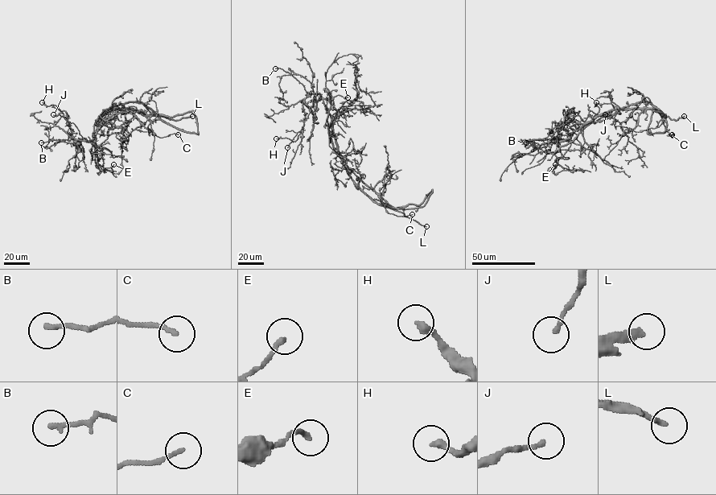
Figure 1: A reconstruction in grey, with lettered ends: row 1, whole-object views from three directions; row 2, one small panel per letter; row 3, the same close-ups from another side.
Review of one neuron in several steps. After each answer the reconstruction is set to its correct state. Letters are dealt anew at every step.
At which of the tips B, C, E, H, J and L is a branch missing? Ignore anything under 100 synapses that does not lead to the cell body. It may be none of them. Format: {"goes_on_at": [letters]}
{"goes_on_at": ["L"]}

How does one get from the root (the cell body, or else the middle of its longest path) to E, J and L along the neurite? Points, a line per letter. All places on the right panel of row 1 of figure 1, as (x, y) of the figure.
E: (602, 113), (555, 154), (557, 163), (563, 170), (555, 174), (553, 168), (555, 164)
J: (602, 113), (565, 140), (552, 141), (570, 135), (581, 128), (590, 110), (605, 114)
L: (602, 113), (619, 110), (639, 102), (649, 102), (671, 119), (684, 116)

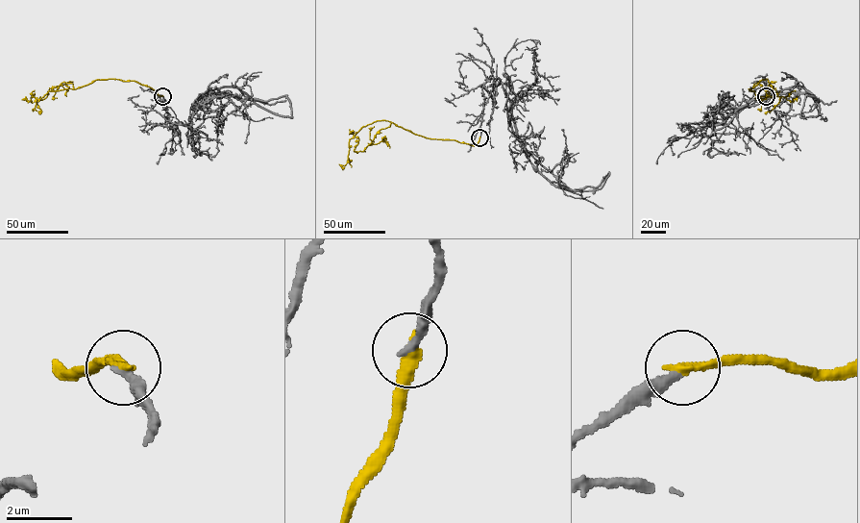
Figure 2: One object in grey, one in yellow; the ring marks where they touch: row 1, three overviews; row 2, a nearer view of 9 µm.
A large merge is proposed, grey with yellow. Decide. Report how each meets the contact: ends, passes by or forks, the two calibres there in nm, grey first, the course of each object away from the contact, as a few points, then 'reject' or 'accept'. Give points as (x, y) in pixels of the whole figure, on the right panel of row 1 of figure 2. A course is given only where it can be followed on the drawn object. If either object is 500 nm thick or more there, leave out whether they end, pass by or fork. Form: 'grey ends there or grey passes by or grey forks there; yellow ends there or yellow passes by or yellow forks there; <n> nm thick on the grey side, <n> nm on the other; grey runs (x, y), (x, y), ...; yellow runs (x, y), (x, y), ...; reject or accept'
grey ends there; yellow ends there; 280 nm thick on the grey side, 340 nm on the other; grey runs (766, 96), (707, 124), (721, 124), (765, 95), (808, 93), (814, 99), (810, 112), (778, 114), (757, 143); yellow runs (766, 96), (774, 94), (767, 79), (749, 88), (761, 99), (782, 96), (792, 101), (798, 96); reject

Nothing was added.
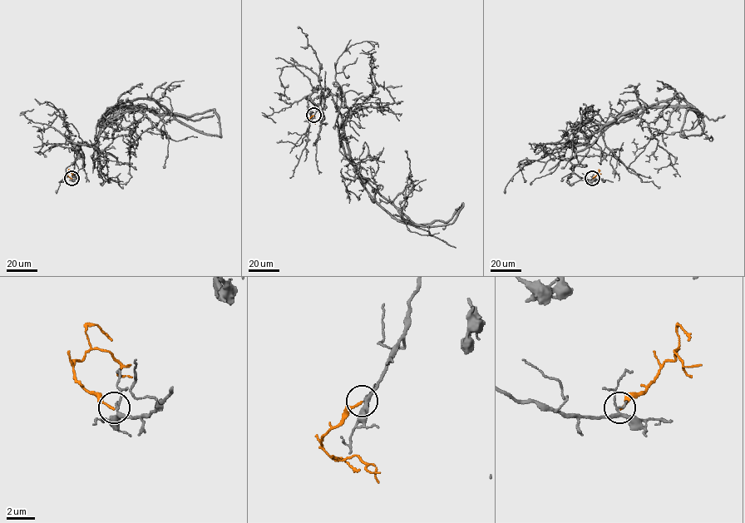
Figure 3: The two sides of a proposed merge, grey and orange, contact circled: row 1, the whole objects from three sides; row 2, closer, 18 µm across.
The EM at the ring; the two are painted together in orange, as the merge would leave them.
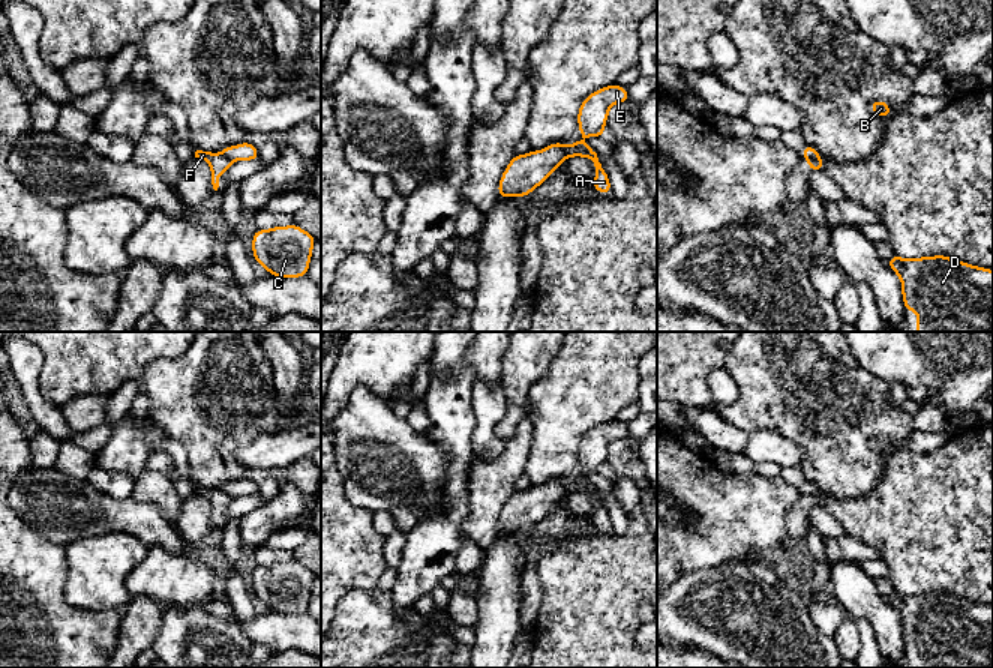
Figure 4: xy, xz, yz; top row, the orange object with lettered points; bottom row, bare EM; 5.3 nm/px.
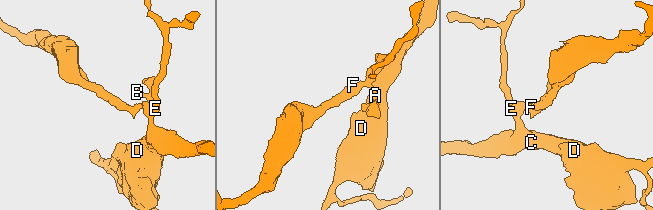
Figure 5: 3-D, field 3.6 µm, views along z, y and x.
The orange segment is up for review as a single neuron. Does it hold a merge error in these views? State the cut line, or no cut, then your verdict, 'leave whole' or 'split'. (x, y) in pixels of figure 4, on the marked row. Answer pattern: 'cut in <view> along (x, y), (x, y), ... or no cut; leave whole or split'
cut in xy along (221, 152), (231, 162); split

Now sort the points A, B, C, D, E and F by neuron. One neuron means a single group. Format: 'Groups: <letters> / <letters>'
Groups: A B C D E / F

